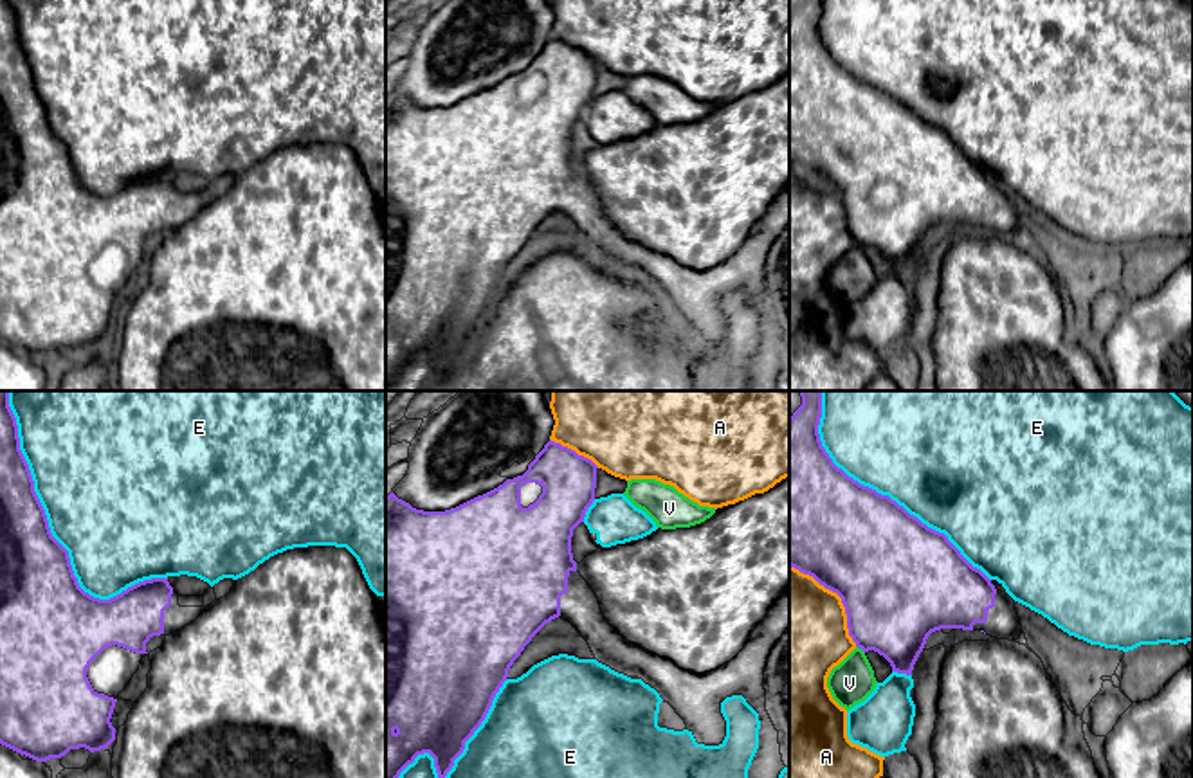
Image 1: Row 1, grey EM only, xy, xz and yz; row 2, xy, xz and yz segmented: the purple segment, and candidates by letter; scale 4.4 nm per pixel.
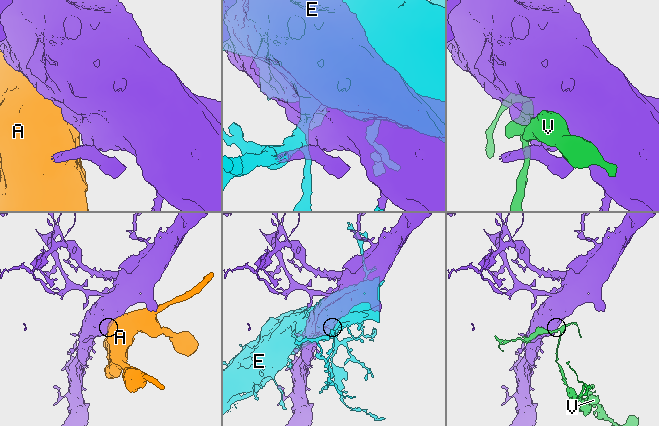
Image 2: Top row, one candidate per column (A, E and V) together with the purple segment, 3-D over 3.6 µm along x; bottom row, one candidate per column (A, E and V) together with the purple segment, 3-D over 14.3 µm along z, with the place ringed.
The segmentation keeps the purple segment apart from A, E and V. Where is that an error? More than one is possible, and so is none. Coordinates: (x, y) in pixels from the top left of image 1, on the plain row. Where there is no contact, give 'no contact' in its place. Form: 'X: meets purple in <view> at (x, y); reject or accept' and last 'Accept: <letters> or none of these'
A: meets purple in yz at (838, 191); reject
E: meets purple in xy at (54, 135); reject
V: meets purple in yz at (860, 244); reject
Accept: none of these

